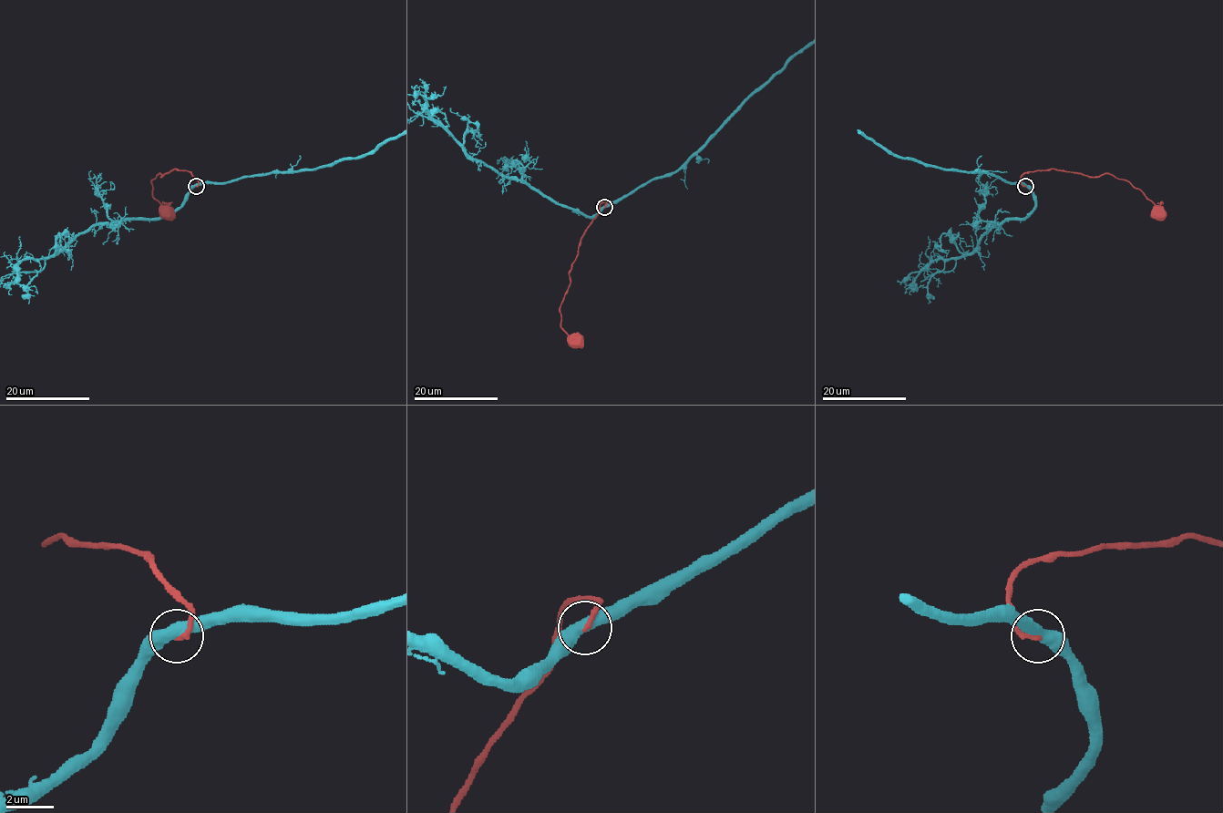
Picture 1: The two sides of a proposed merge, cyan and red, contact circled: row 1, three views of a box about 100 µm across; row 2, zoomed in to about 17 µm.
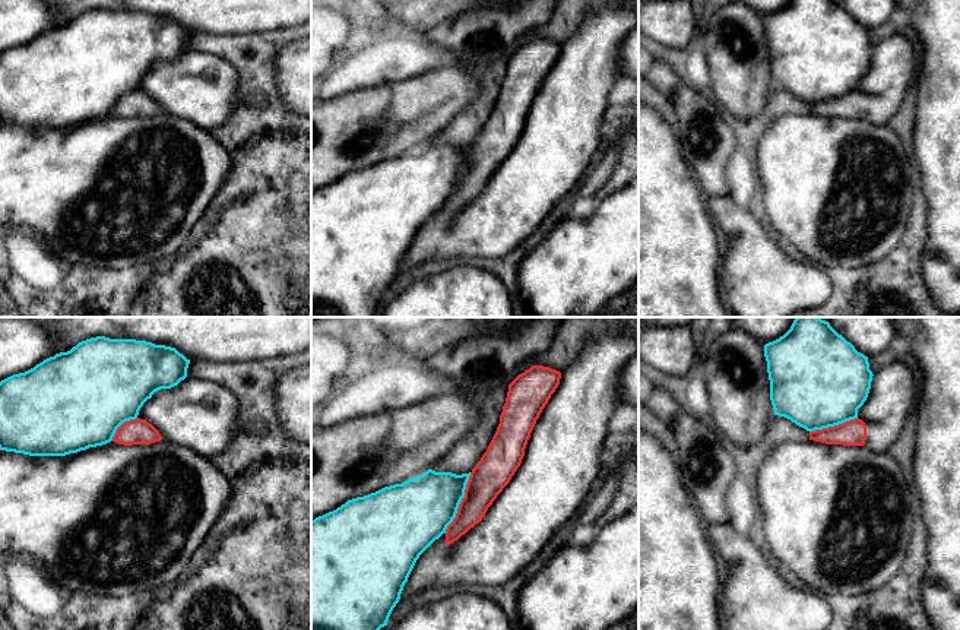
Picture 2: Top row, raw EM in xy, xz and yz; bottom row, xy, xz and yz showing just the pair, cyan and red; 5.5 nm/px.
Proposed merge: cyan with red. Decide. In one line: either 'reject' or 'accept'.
reject

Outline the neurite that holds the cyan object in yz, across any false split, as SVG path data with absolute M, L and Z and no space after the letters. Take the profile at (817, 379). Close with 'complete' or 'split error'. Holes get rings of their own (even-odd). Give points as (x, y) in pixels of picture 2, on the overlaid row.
M796 317L779 339L764 345L774 415L807 431L858 418L872 371L868 357L818 317Z | complete

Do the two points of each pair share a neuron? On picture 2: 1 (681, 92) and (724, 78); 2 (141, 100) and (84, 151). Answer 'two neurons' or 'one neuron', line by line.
1: two neurons
2: two neurons

